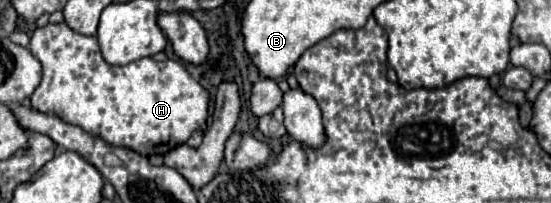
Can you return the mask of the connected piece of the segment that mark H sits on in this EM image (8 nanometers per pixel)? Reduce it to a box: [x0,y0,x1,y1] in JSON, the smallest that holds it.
[29,22,209,156]

